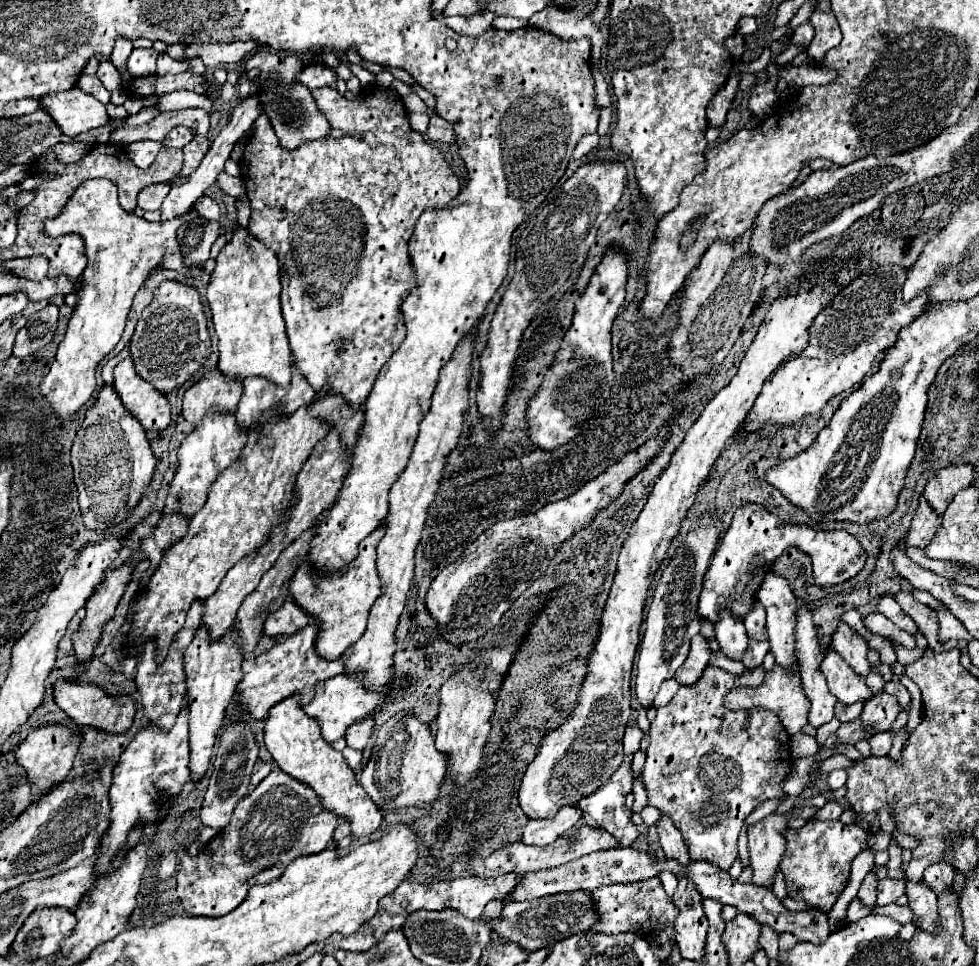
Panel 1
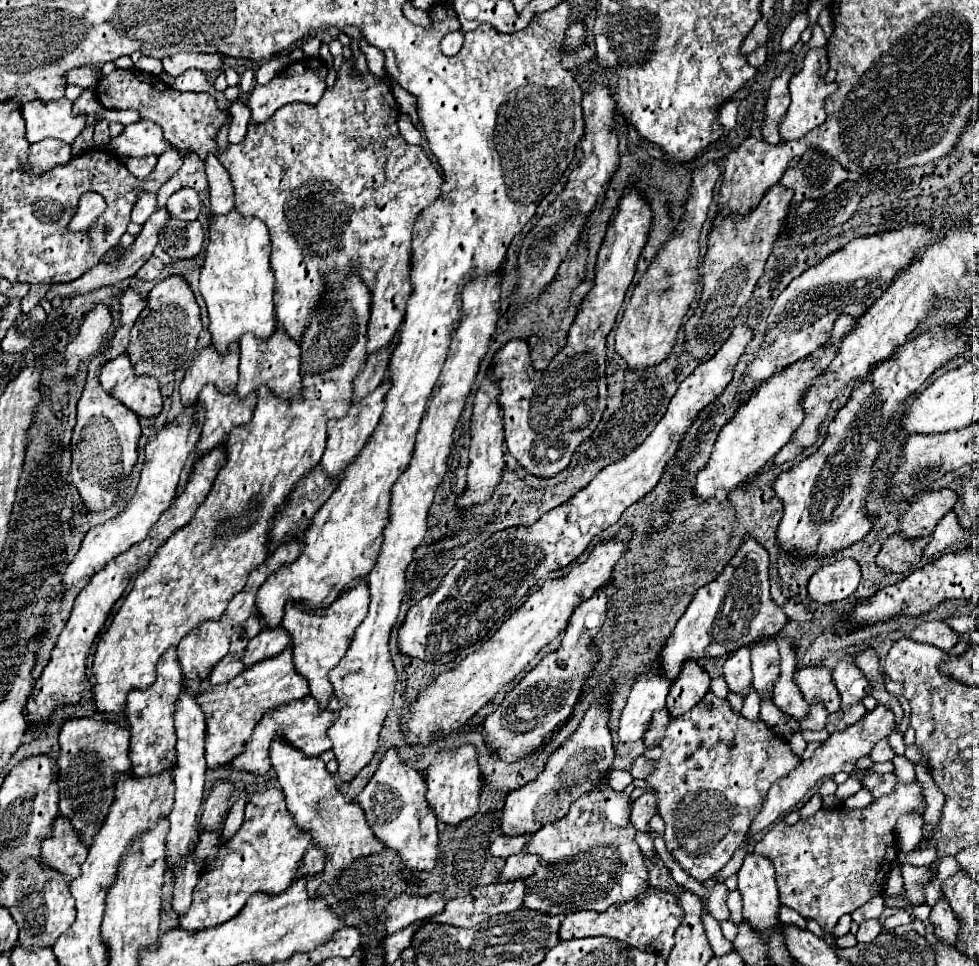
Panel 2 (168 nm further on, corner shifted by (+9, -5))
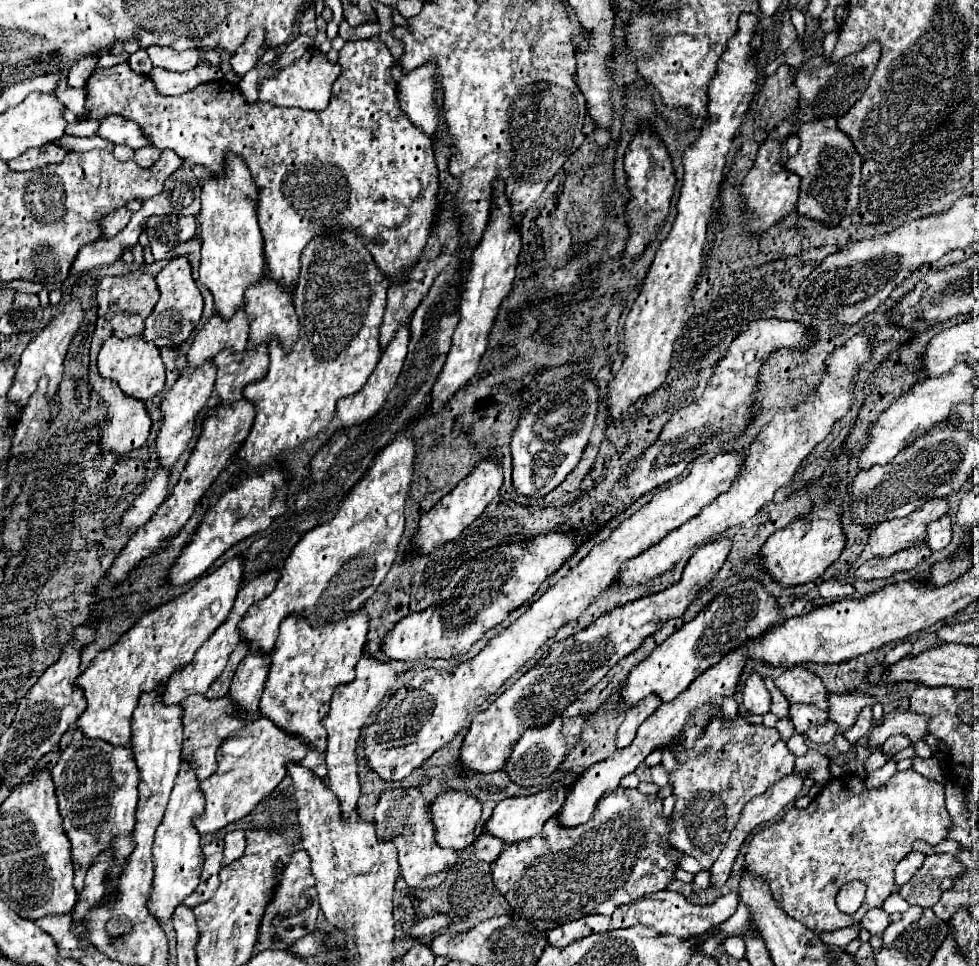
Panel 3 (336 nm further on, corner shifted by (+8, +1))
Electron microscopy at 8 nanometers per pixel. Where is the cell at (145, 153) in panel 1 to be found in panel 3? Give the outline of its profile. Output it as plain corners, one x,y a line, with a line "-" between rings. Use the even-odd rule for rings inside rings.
145,146
145,148
135,150
135,158
133,158
133,160
135,160
139,166
147,168
149,164
153,164
153,162
159,158
159,154
161,154
159,148
155,148
155,146

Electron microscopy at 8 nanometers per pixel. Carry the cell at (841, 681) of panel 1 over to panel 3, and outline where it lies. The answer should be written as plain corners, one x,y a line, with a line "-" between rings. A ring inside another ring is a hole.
803,666
783,672
775,680
775,686
789,700
789,704
803,702
803,704
813,704
819,710
827,710
827,694
821,678
811,674

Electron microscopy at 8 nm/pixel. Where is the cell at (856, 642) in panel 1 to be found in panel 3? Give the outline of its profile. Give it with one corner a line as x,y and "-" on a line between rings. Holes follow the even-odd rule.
831,694
829,696
829,720
837,724
837,734
845,734
855,724
863,706
873,706
875,698
861,694

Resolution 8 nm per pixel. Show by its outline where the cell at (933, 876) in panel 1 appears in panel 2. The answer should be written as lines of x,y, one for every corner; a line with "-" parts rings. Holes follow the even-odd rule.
942,896
930,912
930,922
934,924
934,932
944,940
944,942
956,942
956,934
958,934
958,918
952,912
946,896

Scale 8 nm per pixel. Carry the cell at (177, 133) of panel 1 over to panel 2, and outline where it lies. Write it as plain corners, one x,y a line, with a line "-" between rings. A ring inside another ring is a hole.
142,120
142,122
136,122
136,124
130,124
130,126
124,126
122,134
112,138
110,142
110,150
124,158
124,156
160,156
166,148
168,148
168,140
164,138
162,134
162,128
156,126
154,122
148,122
148,120

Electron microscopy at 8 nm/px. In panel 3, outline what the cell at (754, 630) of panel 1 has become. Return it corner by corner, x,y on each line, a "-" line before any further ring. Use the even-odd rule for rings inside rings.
765,678
765,684
771,692
771,698
773,698
773,704
771,704
771,712
777,716
777,718
789,718
789,704
787,704
787,698
775,688
775,682
771,678

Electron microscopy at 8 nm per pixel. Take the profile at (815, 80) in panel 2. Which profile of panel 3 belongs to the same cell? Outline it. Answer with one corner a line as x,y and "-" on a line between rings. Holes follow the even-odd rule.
815,120
799,128
799,152
785,162
785,168
801,176
801,194
797,202
799,216
817,220
827,226
839,226
843,218
859,208
859,182
861,182
861,156
851,138
839,130
837,120

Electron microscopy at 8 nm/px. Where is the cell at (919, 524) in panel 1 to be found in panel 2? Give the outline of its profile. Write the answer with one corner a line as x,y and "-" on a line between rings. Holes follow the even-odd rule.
894,534
894,538
886,540
880,554
876,556
876,564
888,572
908,572
914,564
920,562
922,552
930,536
926,538
902,538

